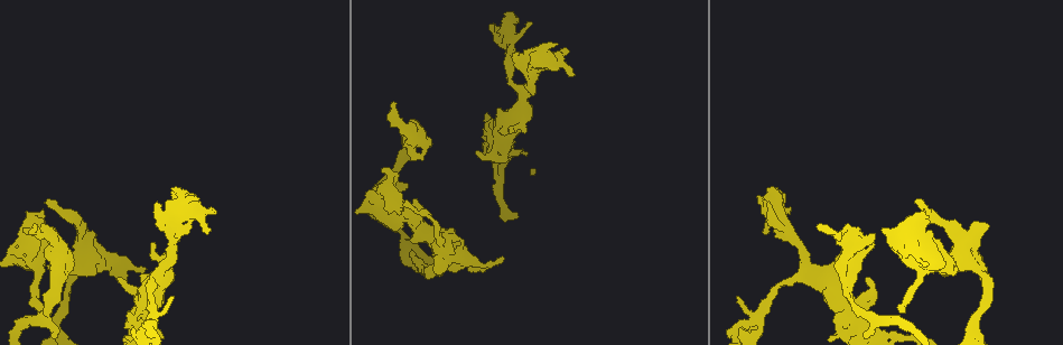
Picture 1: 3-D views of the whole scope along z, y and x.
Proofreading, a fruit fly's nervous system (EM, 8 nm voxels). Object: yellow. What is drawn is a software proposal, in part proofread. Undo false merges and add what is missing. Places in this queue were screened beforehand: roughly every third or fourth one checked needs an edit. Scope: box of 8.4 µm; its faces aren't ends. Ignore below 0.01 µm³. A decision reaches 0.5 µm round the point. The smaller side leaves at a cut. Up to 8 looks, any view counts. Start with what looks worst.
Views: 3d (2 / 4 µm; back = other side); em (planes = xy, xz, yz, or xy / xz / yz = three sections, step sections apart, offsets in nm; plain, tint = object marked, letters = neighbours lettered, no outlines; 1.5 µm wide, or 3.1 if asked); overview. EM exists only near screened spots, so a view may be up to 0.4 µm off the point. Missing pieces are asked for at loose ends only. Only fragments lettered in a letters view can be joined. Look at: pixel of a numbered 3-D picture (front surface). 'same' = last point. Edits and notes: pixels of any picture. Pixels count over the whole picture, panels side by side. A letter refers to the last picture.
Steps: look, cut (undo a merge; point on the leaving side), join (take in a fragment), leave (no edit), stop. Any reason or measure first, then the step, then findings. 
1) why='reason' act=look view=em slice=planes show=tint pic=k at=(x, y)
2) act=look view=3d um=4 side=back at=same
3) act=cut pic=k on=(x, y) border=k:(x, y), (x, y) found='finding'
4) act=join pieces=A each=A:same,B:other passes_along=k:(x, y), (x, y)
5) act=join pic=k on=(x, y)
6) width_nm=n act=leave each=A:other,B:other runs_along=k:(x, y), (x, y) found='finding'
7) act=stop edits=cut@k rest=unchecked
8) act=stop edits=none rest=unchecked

why='branch stops here' act=look view=3d um=4 side=back pic=1 at=(42, 224)

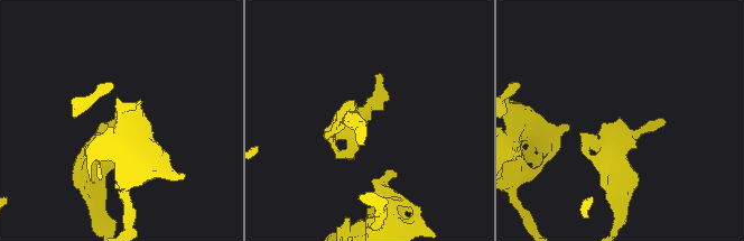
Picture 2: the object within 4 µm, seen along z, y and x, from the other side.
act=look view=em slice=yz step=4 show=letters pic=2 at=(364, 117)

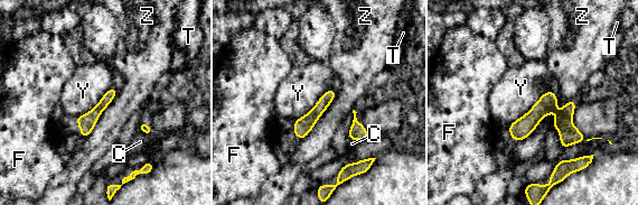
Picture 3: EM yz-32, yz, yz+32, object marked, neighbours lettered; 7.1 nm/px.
act=leave each=C:other,F:other,T:other,Y:other,Z:other border=3:(573, 98), (547, 113), (518, 142) found='no lettered fragment goes on from it'

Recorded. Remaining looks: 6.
act=look view=3d um=4 pic=1 at=(119, 277)

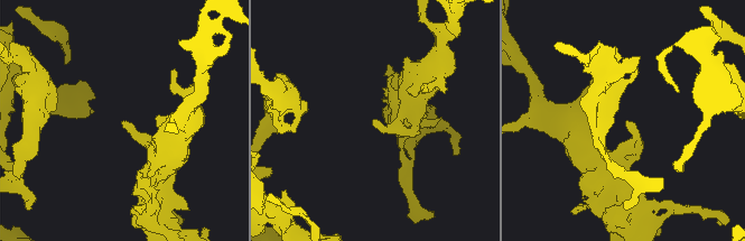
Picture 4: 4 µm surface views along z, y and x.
why='need the tissue' act=look view=em slice=xy step=4 show=letters pic=4 at=(121, 122)

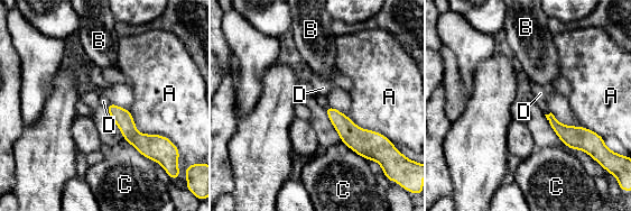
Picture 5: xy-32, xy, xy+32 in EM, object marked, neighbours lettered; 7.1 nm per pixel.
act=leave each=A:other,B:other,C:other,D:other border=5:(550, 112), (545, 115) found='none of them fits'

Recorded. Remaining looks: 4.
why='thin end' act=look view=3d um=4 pic=1 at=(896, 307)

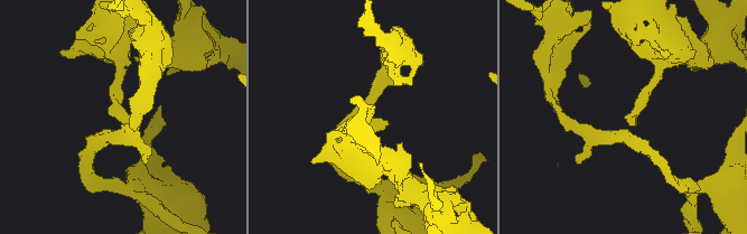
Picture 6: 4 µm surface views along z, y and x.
why='need the tissue' act=look view=em slice=planes show=letters pic=6 at=(626, 118)

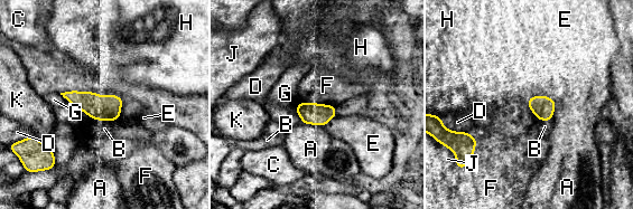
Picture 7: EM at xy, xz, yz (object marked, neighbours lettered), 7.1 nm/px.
act=leave each=A:other,B:other,C:other,D:other,E:other,F:other,G:other,H:other,J:other,K:other border=7:(301, 101), (333, 104), (335, 106) found='no lettered fragment goes on from it'

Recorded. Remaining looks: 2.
act=stop edits=none rest=unchecked

